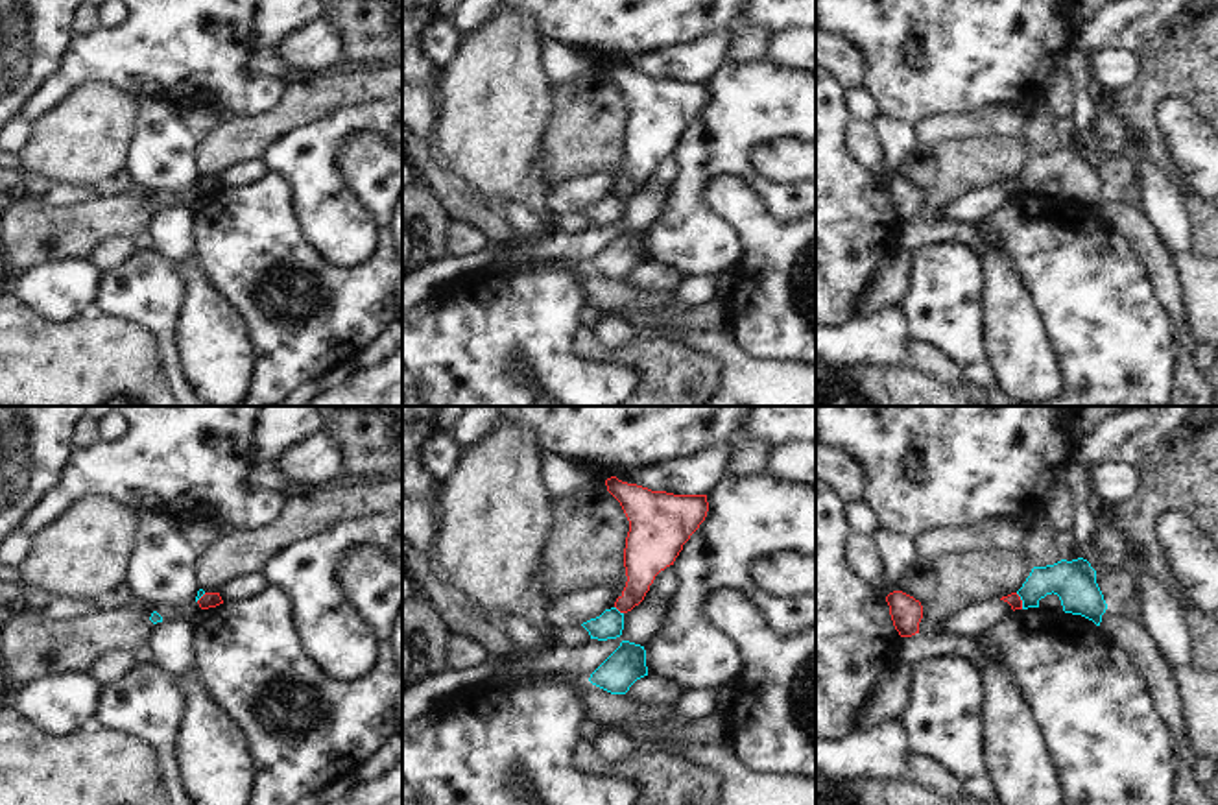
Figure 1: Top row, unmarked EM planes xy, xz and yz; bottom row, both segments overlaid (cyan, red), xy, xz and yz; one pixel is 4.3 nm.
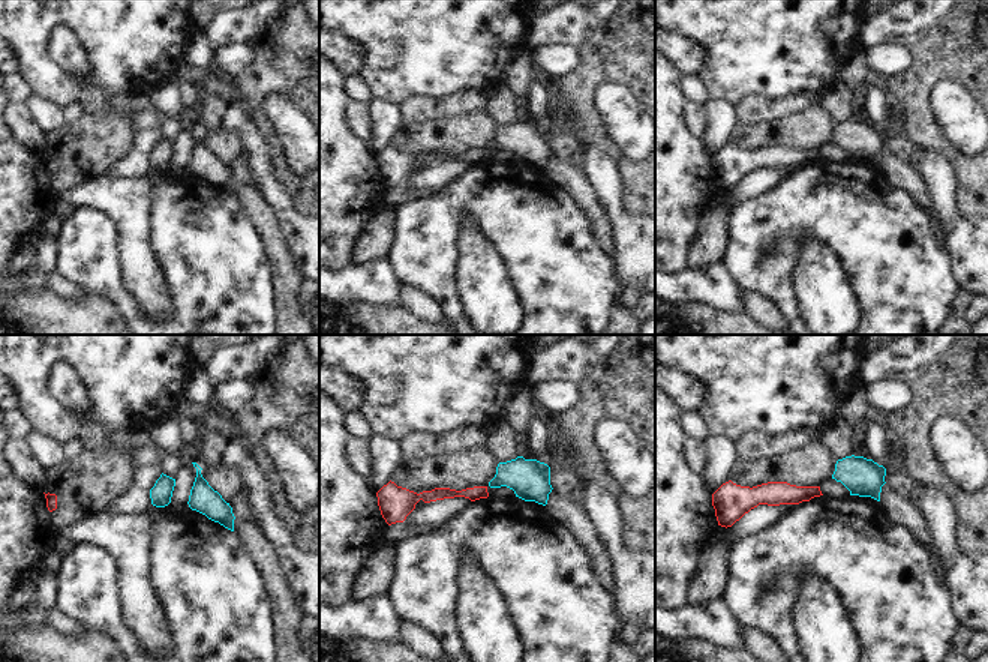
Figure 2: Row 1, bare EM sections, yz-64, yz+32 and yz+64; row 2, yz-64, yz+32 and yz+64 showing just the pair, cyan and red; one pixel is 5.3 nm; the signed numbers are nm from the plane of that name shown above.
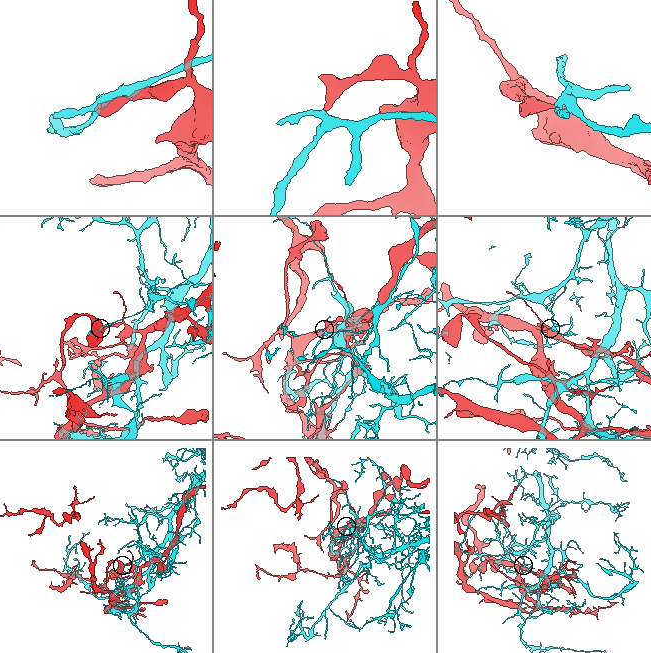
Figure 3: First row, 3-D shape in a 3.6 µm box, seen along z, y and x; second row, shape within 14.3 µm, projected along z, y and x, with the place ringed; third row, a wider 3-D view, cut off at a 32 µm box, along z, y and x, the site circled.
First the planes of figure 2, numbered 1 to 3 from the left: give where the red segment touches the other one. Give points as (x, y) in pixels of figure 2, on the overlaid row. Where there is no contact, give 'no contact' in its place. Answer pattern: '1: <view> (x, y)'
1: no contact
2: no contact
3: no contact

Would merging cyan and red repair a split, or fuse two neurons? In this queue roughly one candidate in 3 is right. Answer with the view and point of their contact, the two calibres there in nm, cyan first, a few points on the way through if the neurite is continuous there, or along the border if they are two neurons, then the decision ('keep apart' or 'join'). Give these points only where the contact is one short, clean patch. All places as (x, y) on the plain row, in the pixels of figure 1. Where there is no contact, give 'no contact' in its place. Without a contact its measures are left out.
meets cyan in yz at (1021, 185); 190 nm thick on the cyan side, 60 nm on the other; keep apart

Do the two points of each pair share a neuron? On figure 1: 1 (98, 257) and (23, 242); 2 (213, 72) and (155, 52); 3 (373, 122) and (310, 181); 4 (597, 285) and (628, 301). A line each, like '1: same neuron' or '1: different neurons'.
1: different neurons
2: same neuron
3: same neuron
4: same neuron

